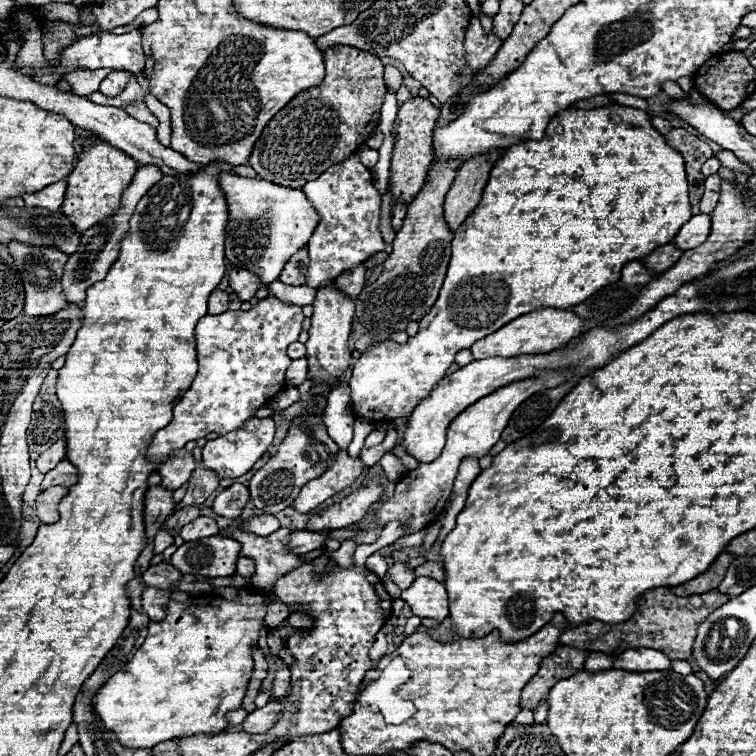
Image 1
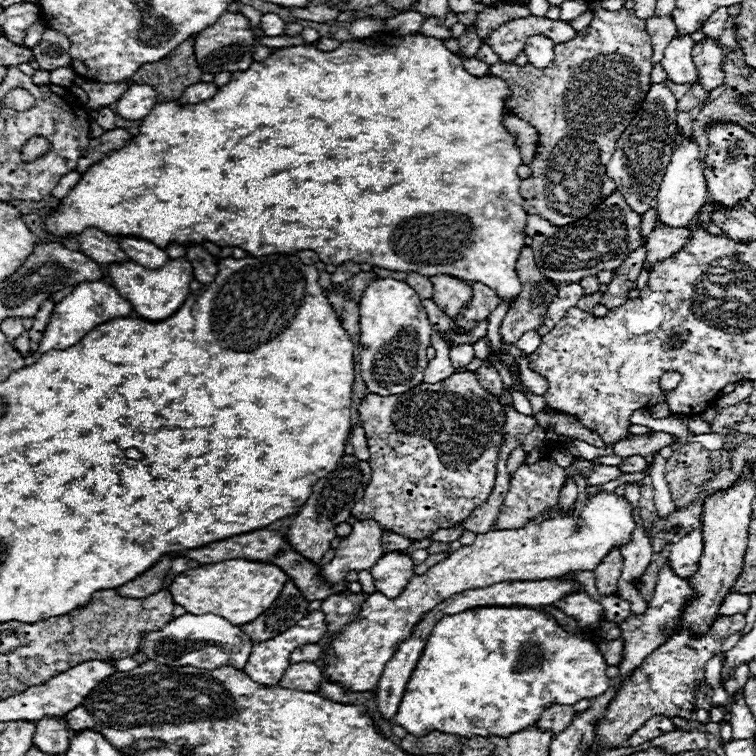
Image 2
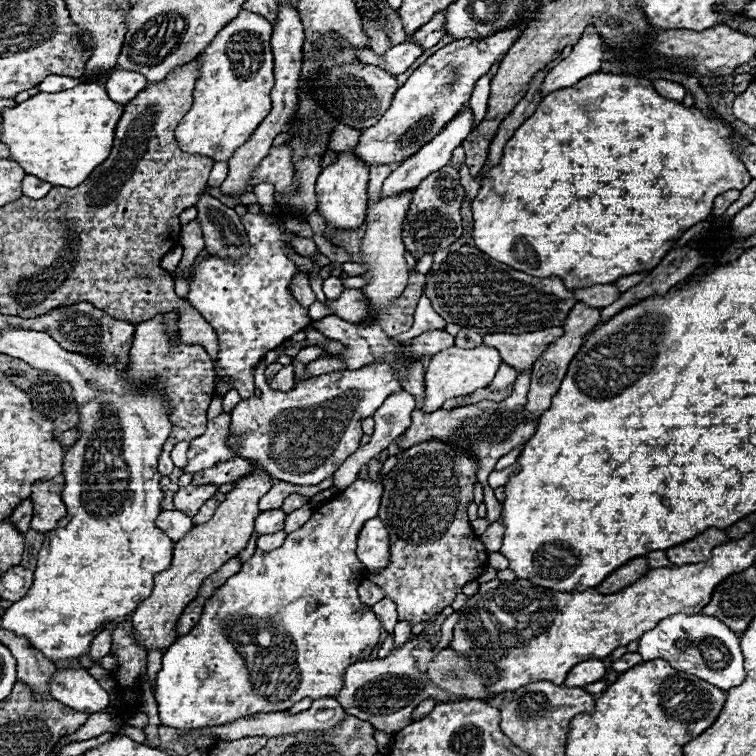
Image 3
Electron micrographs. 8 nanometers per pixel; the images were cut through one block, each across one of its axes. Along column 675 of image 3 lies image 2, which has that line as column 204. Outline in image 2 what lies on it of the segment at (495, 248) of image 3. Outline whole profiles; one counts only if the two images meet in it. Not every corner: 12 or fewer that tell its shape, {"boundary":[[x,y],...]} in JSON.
{"boundary":[[428,36],[160,102],[46,216],[522,284],[502,78]]}

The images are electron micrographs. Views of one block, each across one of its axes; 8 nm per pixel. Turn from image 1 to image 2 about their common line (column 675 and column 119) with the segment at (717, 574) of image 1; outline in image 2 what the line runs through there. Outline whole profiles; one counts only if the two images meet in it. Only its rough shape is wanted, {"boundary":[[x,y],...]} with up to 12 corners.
{"boundary":[[172,556],[118,586],[120,596],[148,596],[164,588]]}

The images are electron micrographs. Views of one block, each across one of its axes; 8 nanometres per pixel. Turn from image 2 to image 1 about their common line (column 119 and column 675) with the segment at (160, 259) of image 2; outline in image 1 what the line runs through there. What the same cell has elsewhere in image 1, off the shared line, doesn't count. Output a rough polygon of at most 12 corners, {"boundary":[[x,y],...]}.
{"boundary":[[694,214],[676,234],[678,248],[702,246],[712,228],[708,214]]}

